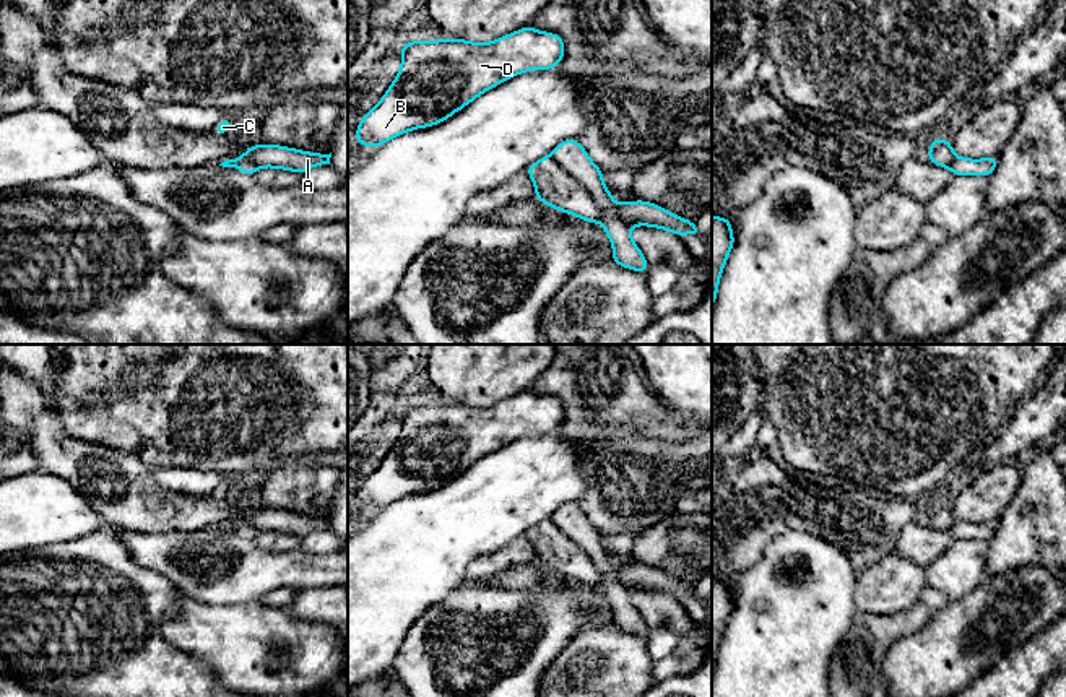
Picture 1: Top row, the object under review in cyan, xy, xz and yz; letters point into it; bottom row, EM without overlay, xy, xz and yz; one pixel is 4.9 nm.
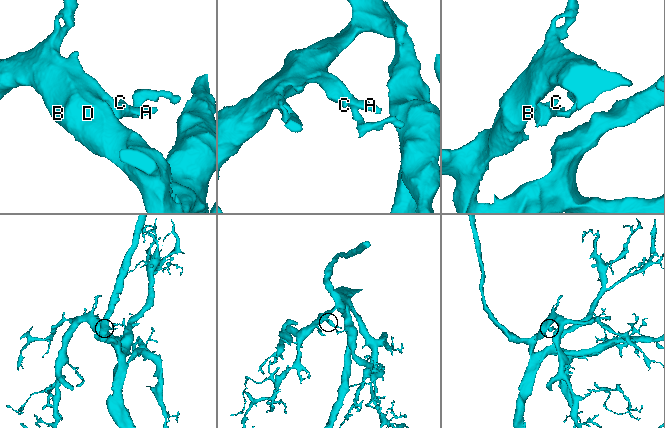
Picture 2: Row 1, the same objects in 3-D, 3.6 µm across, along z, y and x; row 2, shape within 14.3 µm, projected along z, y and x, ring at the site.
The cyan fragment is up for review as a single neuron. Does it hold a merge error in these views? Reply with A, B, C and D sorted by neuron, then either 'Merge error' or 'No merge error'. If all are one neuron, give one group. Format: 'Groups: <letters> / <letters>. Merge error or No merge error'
Groups: A B D / C. Merge error

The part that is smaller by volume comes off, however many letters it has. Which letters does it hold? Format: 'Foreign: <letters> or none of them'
Foreign: C

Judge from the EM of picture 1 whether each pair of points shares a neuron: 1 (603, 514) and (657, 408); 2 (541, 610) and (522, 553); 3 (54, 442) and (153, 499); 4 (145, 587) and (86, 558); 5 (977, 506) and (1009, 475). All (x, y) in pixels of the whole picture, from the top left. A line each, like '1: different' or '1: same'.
1: same
2: different
3: same
4: same
5: same

